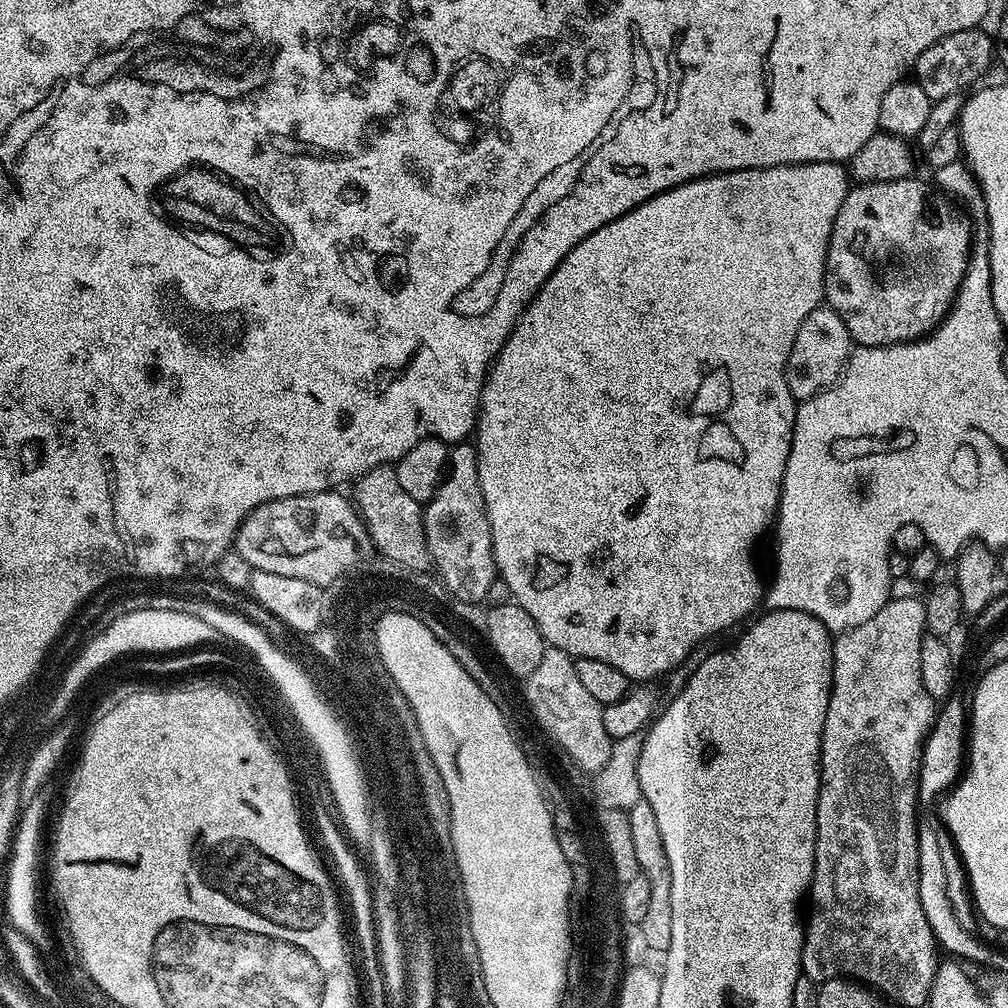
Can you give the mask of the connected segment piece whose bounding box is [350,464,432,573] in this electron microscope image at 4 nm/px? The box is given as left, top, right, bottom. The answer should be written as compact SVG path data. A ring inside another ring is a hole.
M387 464L378 466L356 477L351 488L350 499L364 521L371 547L376 547L383 559L392 560L412 571L427 573L432 563L432 555L428 553L424 541L422 505L410 498L410 494L406 494L406 489L398 482L395 467Z

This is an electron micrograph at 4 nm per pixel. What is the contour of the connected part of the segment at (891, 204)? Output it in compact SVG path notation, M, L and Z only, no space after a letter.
M917 178L895 180L894 182L874 182L873 184L856 184L849 187L846 198L834 218L832 237L828 239L828 265L824 268L824 295L826 304L841 316L849 331L851 339L857 345L866 348L890 346L891 344L906 344L927 336L952 309L952 303L960 289L962 278L968 269L968 257L972 251L974 231L968 225L968 220L955 208L957 205L945 193L937 190L931 183L923 184Z

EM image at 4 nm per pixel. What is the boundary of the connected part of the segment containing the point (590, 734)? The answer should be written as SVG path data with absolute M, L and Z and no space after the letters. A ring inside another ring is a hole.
M545 647L542 662L538 662L534 674L530 674L523 684L522 696L536 705L540 720L583 764L583 773L593 774L601 770L610 759L613 740L610 734L606 734L606 726L602 722L602 705L596 701L594 694L582 687L582 681L578 679L576 660L562 650Z

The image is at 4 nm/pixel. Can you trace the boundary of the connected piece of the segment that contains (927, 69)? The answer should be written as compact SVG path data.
M979 27L958 30L958 34L946 34L946 38L936 40L934 46L926 46L926 50L918 54L914 81L918 86L922 86L923 93L930 100L935 102L946 98L946 94L956 94L971 89L980 82L975 80L980 80L987 74L988 67L994 64L994 40L984 31L983 27Z

